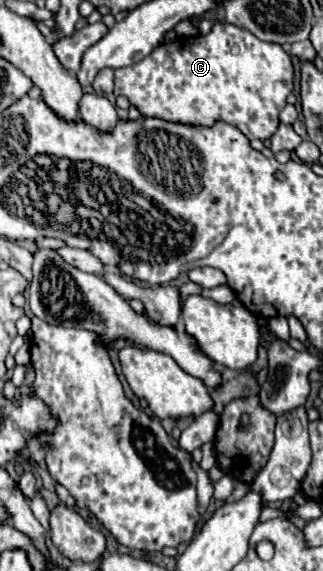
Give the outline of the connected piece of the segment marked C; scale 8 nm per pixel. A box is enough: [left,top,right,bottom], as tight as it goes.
[116,22,294,140]

